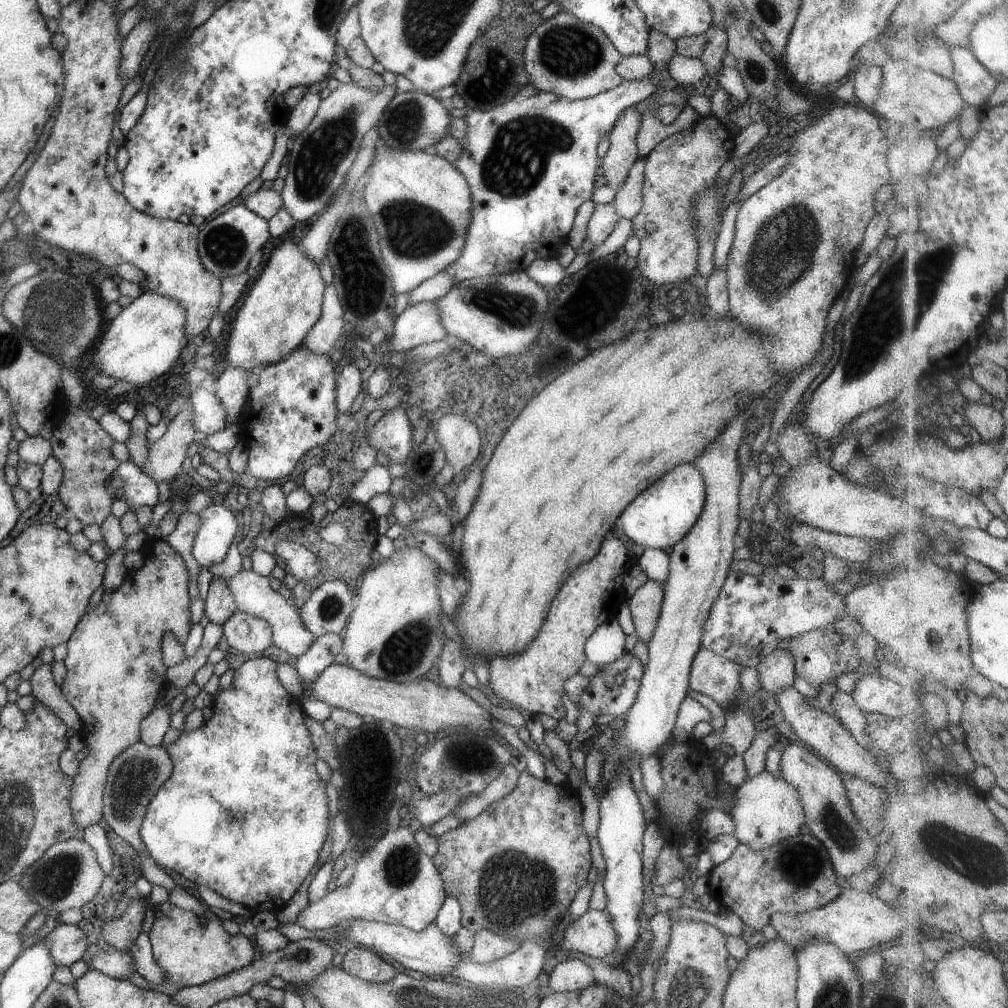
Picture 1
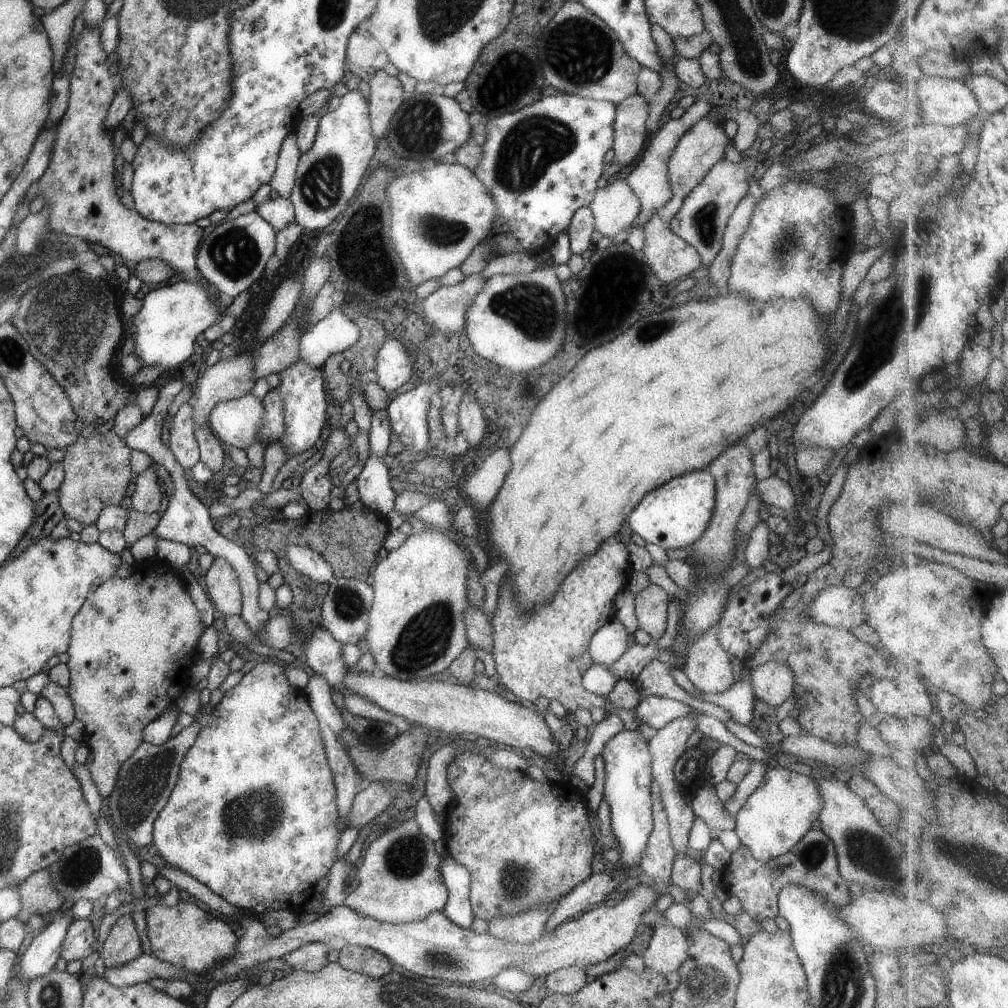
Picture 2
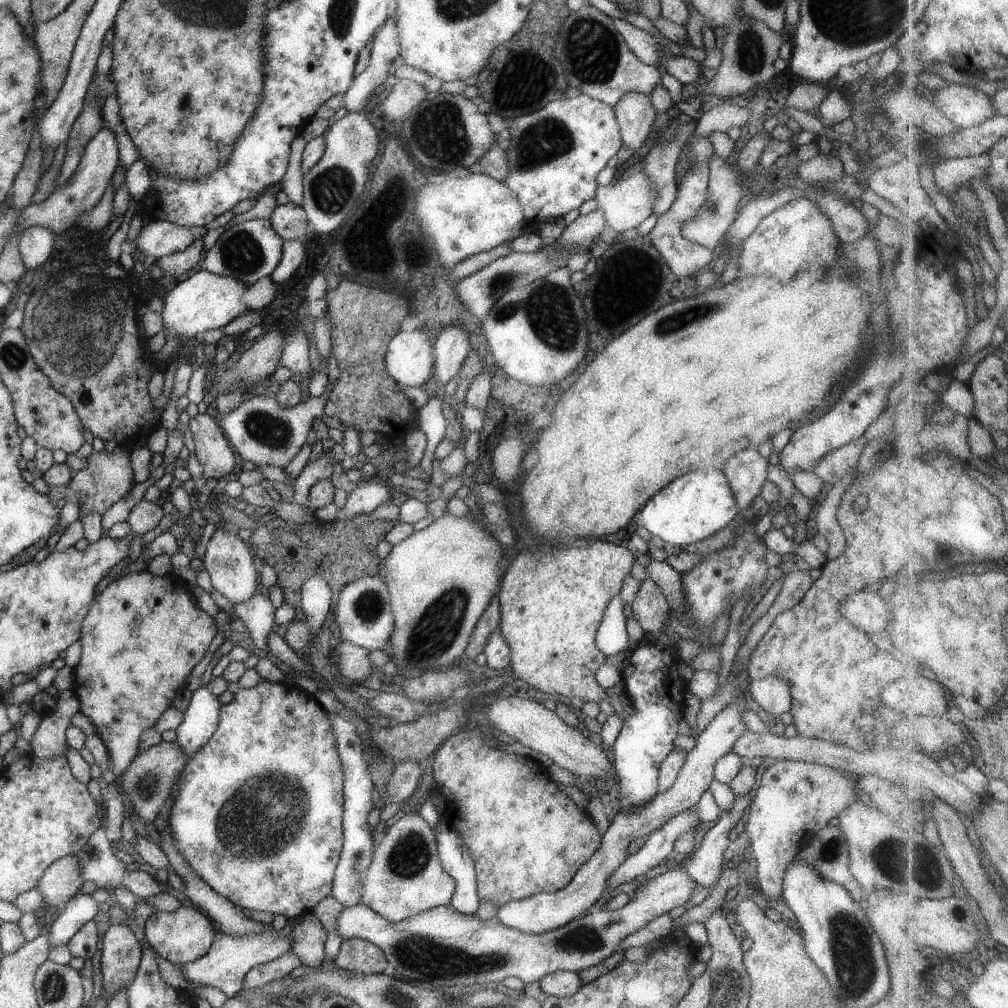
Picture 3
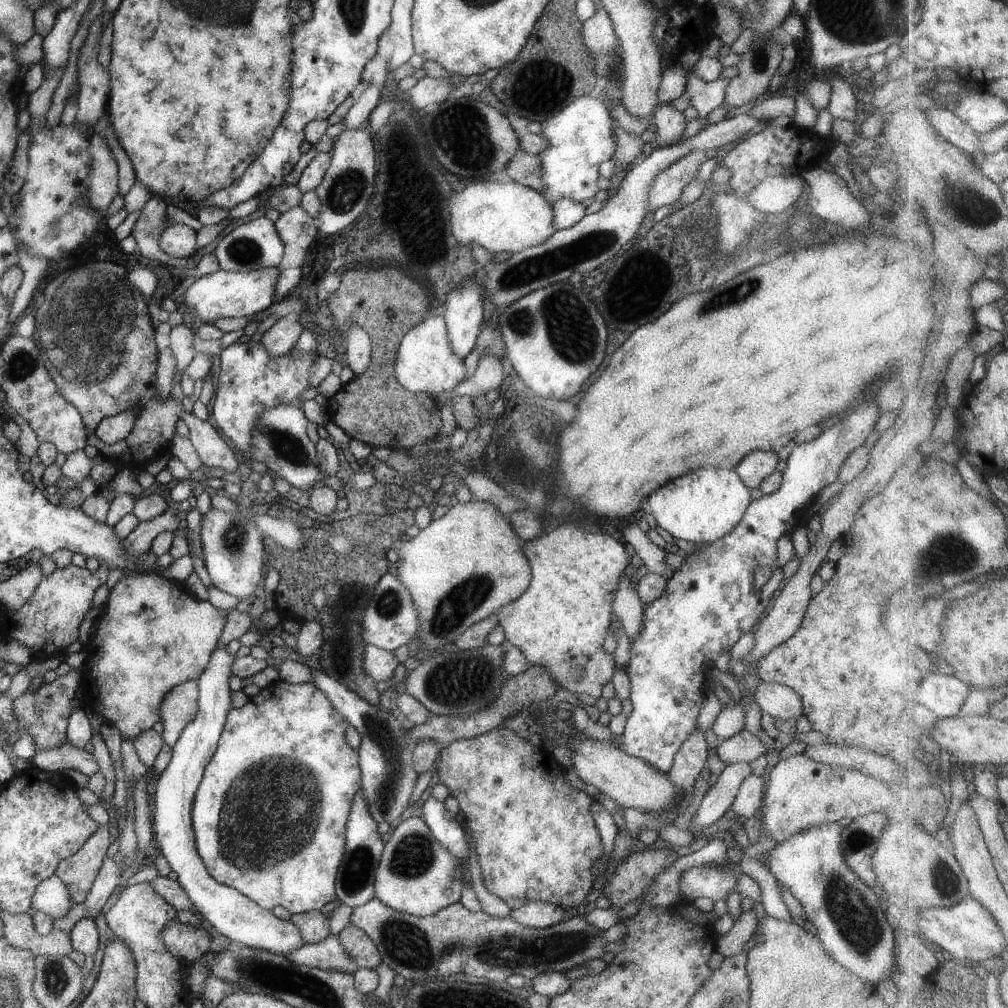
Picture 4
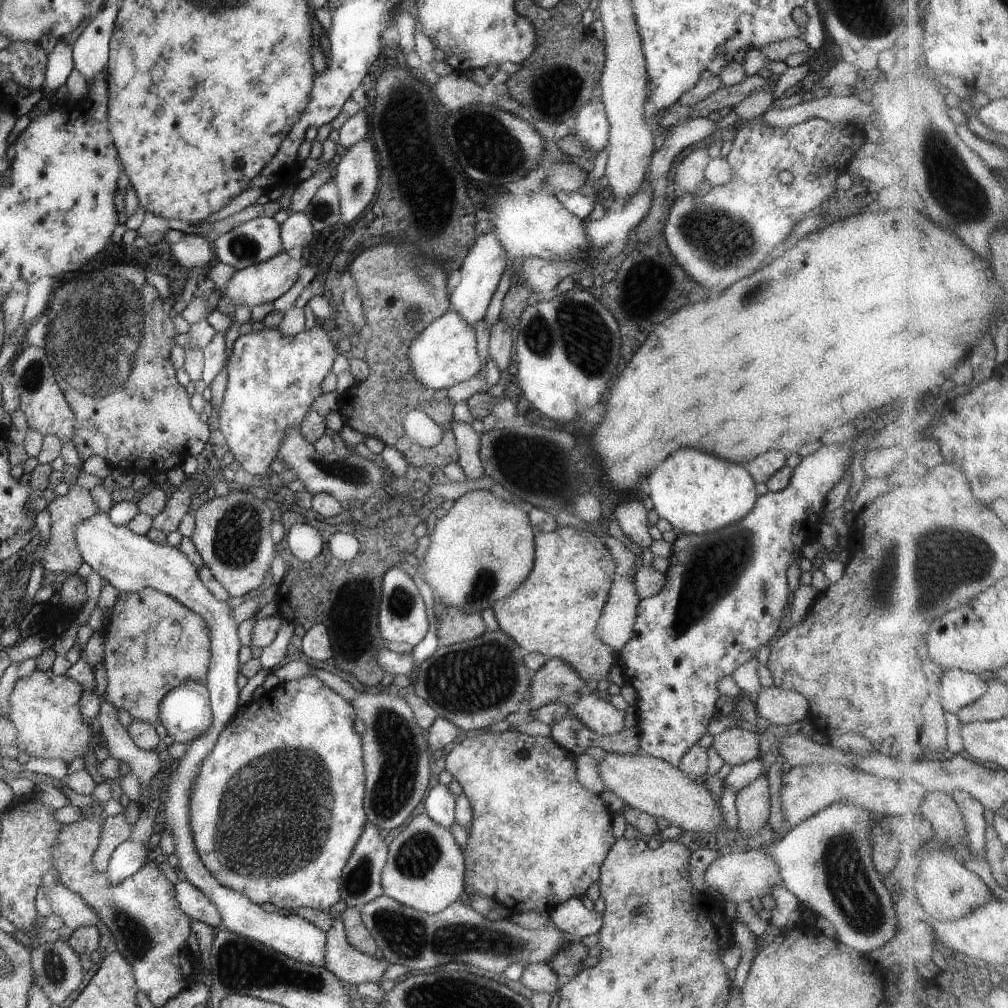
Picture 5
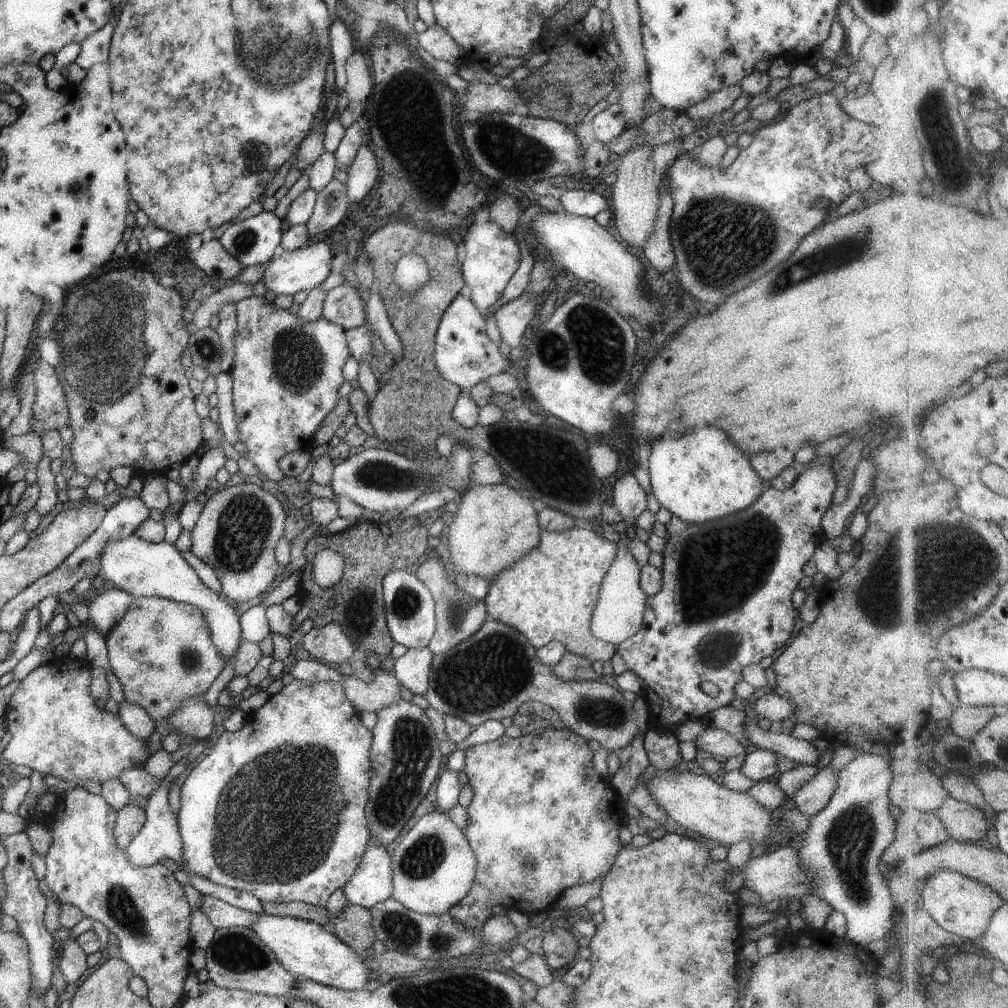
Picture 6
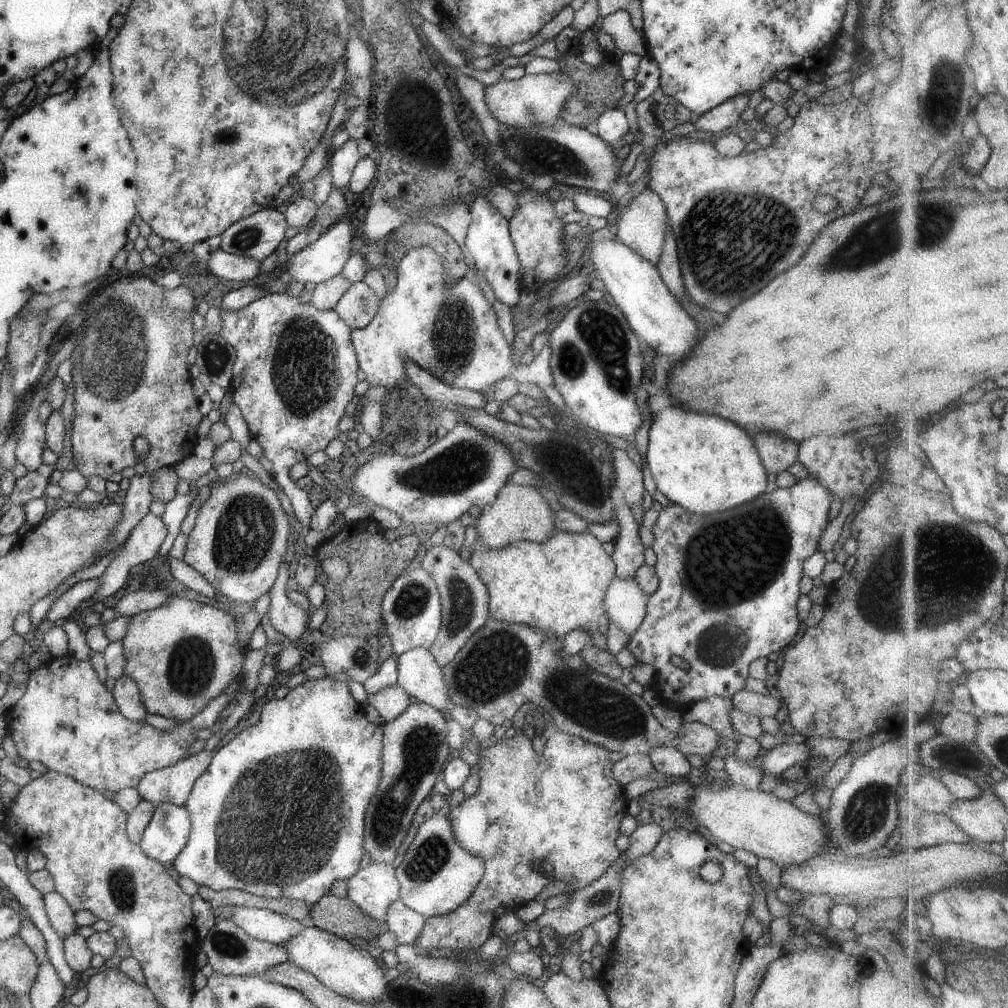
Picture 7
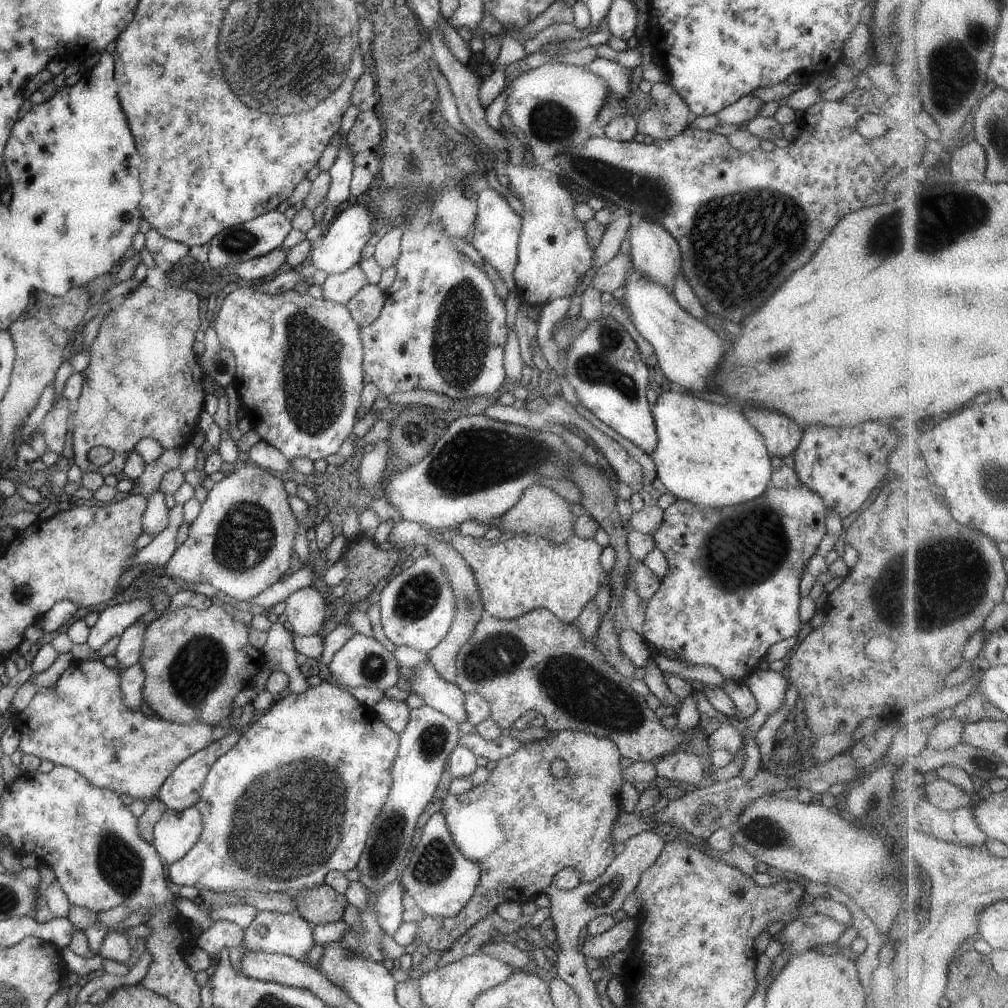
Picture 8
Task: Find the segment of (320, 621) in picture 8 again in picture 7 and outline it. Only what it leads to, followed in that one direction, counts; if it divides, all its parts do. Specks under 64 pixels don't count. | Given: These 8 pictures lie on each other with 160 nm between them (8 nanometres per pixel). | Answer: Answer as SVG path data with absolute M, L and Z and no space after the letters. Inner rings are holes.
M277 584L271 590L271 604L268 604L267 616L269 624L282 634L287 643L299 639L300 634L307 626L307 610L293 604Z

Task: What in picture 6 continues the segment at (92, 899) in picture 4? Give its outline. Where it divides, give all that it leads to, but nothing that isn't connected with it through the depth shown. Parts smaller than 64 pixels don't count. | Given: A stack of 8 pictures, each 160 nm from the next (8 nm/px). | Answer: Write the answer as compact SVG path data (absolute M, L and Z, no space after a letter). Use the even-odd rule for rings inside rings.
M182 759L175 763L169 769L168 773L160 780L157 788L150 794L146 800L144 815L146 816L143 826L139 832L131 839L131 842L124 849L131 864L140 867L146 867L157 863L157 860L170 858L179 865L184 872L188 872L182 861L182 840L178 831L178 822L176 814L171 810L168 803L168 788L177 776L183 772L192 761Z

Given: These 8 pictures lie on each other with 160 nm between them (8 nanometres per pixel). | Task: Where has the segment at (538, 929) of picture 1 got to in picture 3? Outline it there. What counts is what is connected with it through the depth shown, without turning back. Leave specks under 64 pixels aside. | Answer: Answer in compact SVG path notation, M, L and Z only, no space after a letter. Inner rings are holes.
M475 727L471 730L461 729L457 734L447 737L435 750L434 759L429 762L432 766L434 790L444 796L444 810L439 814L440 819L453 829L464 840L465 846L469 851L470 857L474 862L474 873L476 880L476 891L479 900L485 899L492 902L495 906L503 906L509 901L516 901L534 895L535 893L554 893L562 889L577 872L577 869L599 848L600 837L595 829L588 813L577 807L569 797L559 791L557 784L552 782L548 775L547 768L544 768L535 760L527 757L520 757L507 751L499 750L496 746L483 744L483 732Z

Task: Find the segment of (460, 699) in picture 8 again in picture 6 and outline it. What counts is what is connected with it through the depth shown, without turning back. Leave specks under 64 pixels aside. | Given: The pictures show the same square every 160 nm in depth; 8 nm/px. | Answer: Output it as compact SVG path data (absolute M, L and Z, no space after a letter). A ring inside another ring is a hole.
M428 647L407 649L393 664L393 676L412 694L423 696L428 687L432 652Z

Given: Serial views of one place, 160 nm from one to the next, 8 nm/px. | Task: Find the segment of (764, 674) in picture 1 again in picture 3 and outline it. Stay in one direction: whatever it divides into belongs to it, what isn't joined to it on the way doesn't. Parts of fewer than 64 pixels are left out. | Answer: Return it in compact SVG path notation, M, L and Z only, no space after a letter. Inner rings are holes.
M767 675L759 680L751 680L748 691L754 703L771 716L779 716L790 709L789 685L779 677Z

